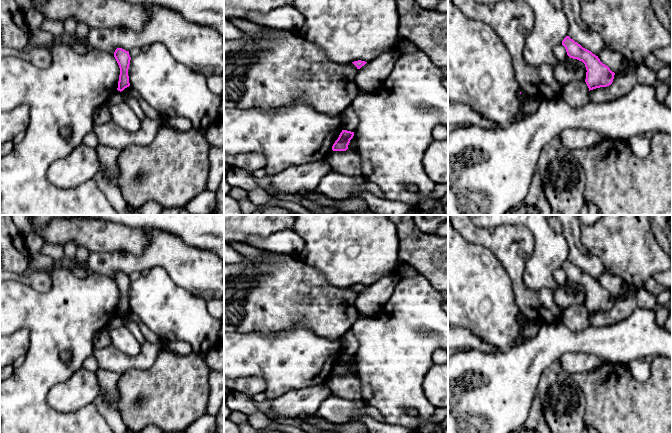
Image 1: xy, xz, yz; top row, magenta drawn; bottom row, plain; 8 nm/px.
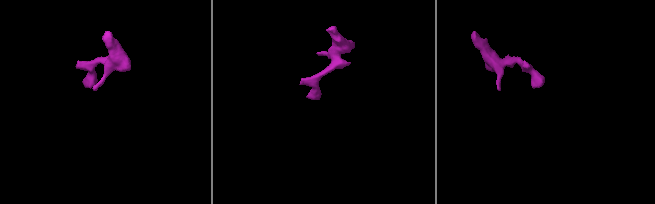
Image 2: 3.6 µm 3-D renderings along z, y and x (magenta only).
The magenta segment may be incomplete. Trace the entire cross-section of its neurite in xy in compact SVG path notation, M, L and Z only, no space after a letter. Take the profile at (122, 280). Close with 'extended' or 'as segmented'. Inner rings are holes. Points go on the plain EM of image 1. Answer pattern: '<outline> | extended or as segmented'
M117 272L114 276L114 281L120 292L120 299L118 305L118 315L123 315L125 312L130 310L128 293L130 289L131 281L129 275L126 275L122 272Z | as segmented

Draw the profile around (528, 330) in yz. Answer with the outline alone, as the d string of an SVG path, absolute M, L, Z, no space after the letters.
M522 322L520 329L520 336L525 340L529 340L532 337L536 336L540 328L540 324L536 322Z

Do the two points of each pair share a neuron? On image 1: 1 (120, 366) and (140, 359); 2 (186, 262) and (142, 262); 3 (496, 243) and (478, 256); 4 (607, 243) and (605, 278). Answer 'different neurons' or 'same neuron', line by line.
1: same neuron
2: same neuron
3: different neurons
4: different neurons

